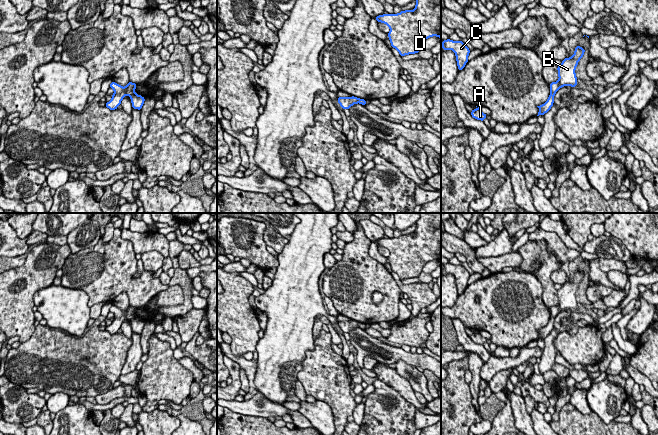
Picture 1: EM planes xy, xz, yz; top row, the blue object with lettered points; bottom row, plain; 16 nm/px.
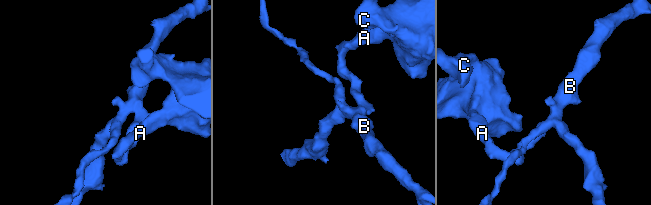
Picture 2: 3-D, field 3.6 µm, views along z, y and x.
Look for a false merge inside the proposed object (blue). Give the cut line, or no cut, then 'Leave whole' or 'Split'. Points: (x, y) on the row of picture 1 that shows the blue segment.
Split along xy (134, 92), (130, 96). Split

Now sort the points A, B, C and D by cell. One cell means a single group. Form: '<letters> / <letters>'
A C D / B

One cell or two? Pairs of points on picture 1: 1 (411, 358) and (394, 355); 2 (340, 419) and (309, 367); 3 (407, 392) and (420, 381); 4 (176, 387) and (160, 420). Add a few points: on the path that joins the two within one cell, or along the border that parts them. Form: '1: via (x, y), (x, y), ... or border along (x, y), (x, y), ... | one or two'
1: via (407, 357), (398, 355) | one
2: via (340, 406), (340, 400), (337, 395), (322, 380) | one
3: border along (395, 371), (408, 381), (414, 391) | two
4: border along (156, 408), (151, 411), (143, 411) | two

